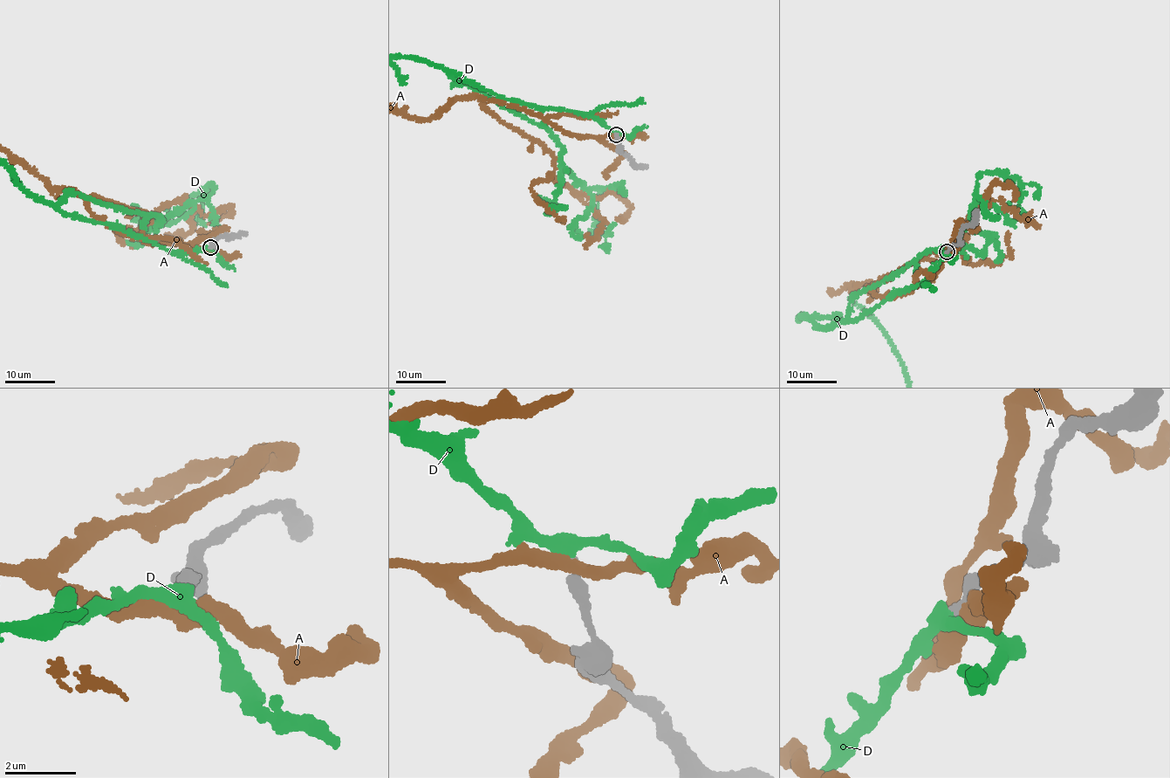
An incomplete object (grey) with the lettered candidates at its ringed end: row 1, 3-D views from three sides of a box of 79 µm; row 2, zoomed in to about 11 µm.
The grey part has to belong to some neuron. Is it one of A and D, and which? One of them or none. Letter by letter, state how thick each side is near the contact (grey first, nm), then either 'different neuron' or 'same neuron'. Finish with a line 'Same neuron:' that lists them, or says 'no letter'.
A: 300 nm thick on the grey side, 420 nm on the other; different neuron
D: 280 nm thick on the grey side, 400 nm on the other; same neuron
Same neuron: D

